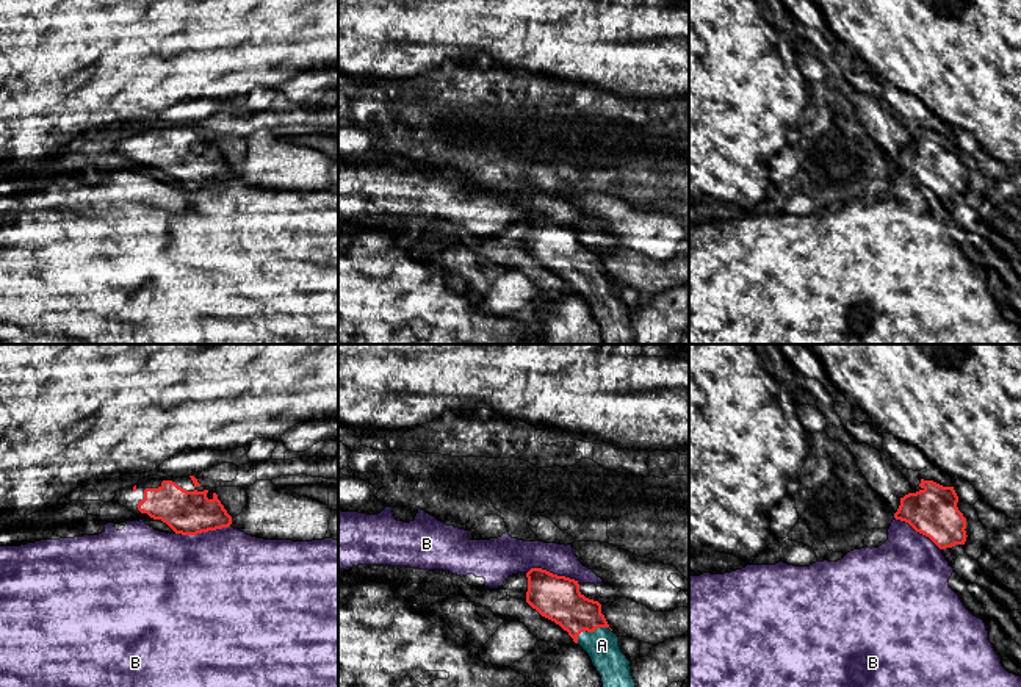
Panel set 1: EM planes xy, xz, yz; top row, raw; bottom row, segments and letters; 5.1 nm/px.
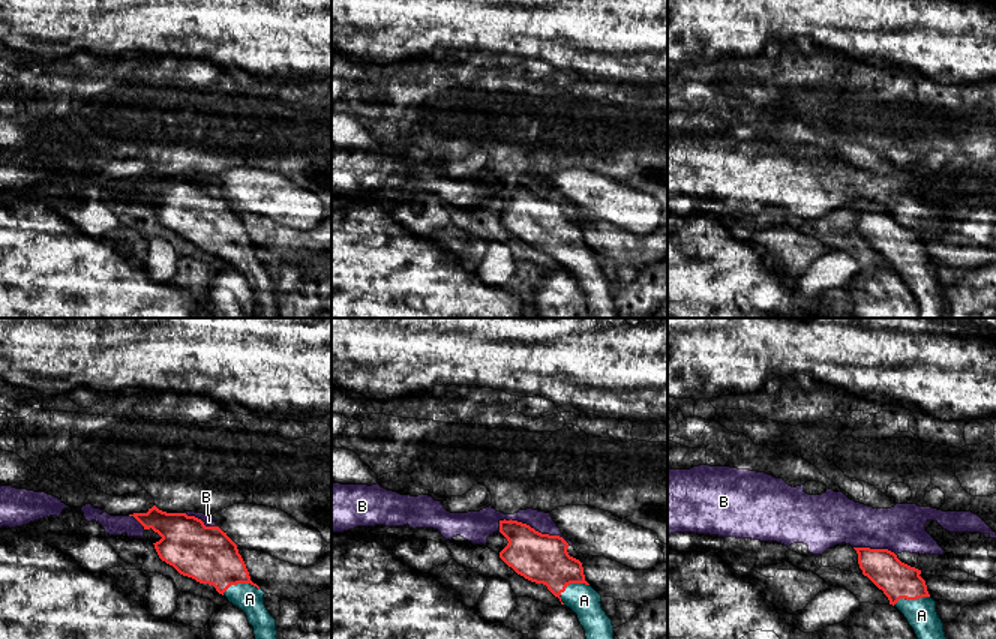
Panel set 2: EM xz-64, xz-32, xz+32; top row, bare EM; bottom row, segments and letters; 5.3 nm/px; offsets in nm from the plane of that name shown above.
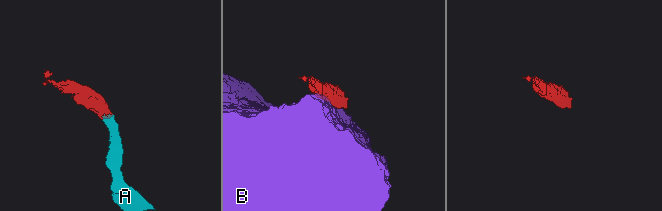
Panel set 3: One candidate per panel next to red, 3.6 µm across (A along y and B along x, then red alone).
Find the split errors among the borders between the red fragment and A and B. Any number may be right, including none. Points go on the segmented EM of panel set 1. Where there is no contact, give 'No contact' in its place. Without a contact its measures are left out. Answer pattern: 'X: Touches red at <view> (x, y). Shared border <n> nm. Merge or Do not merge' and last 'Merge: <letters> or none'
A: Touches red at xz (591, 631). Shared border 200 nm. Merge
B: Touches red at xy (202, 531). Shared border 280 nm. Do not merge
Merge: A

